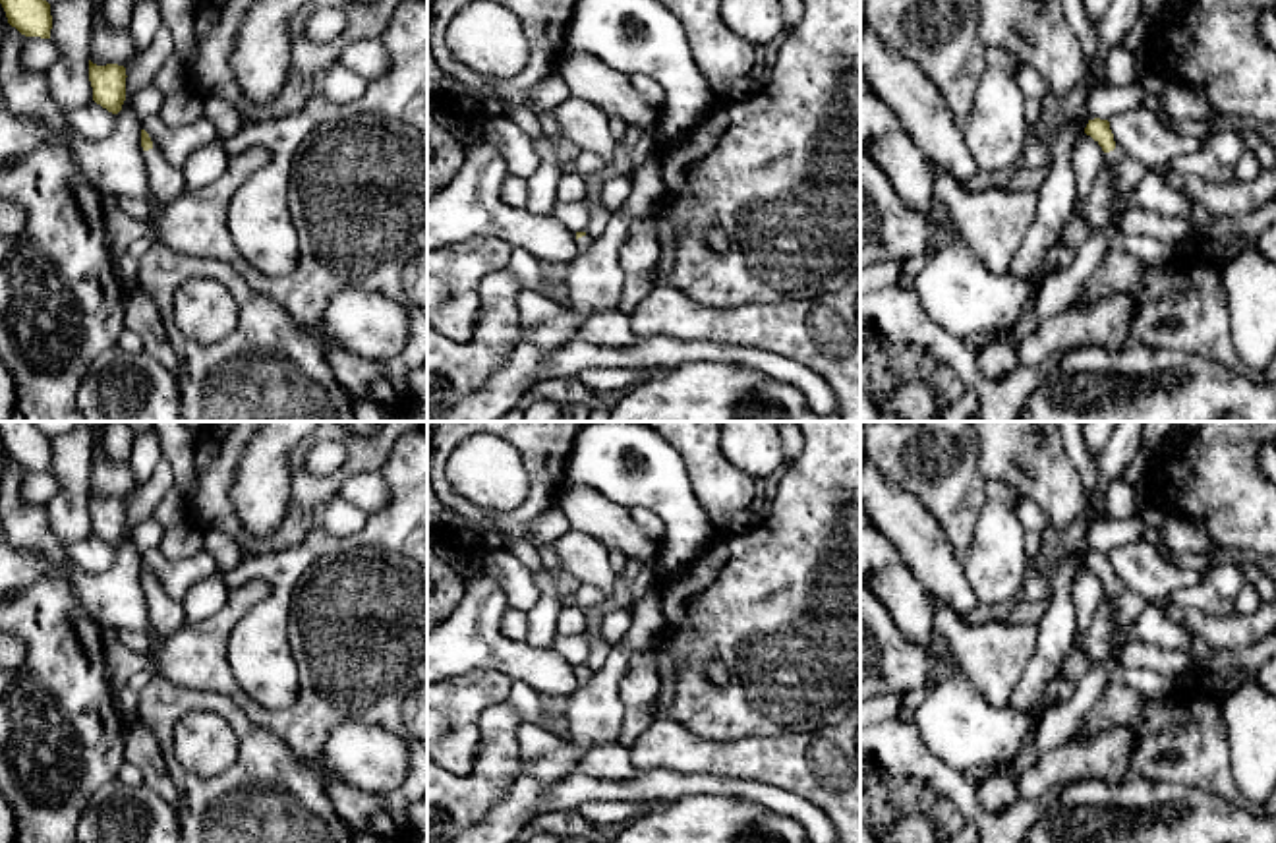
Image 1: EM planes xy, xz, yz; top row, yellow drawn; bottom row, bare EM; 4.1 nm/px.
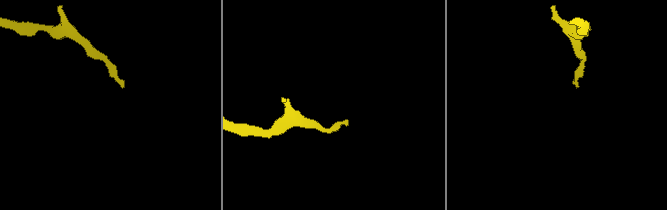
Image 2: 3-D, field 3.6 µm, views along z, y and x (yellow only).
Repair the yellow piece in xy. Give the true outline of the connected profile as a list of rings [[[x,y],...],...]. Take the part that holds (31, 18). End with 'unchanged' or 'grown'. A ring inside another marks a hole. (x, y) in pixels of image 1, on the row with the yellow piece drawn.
[[[0,0],[8,23],[25,37],[50,39],[52,15],[46,0]]] | unchanged

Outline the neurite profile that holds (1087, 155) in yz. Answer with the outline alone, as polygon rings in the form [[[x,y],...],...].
[[[1090,135],[1077,141],[1073,149],[1073,172],[1077,186],[1077,205],[1088,195],[1100,164],[1104,162],[1104,151]]]

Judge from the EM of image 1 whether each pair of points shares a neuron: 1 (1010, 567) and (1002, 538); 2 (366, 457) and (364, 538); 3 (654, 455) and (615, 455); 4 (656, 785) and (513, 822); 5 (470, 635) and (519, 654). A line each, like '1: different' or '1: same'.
1: same
2: different
3: same
4: same
5: same

